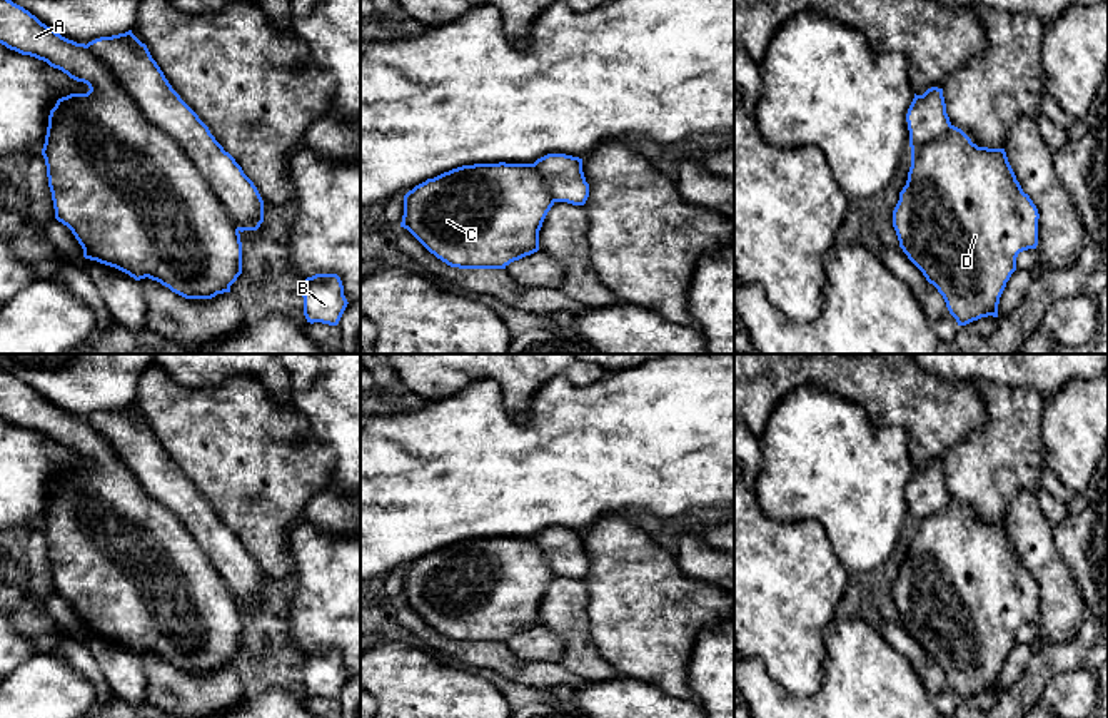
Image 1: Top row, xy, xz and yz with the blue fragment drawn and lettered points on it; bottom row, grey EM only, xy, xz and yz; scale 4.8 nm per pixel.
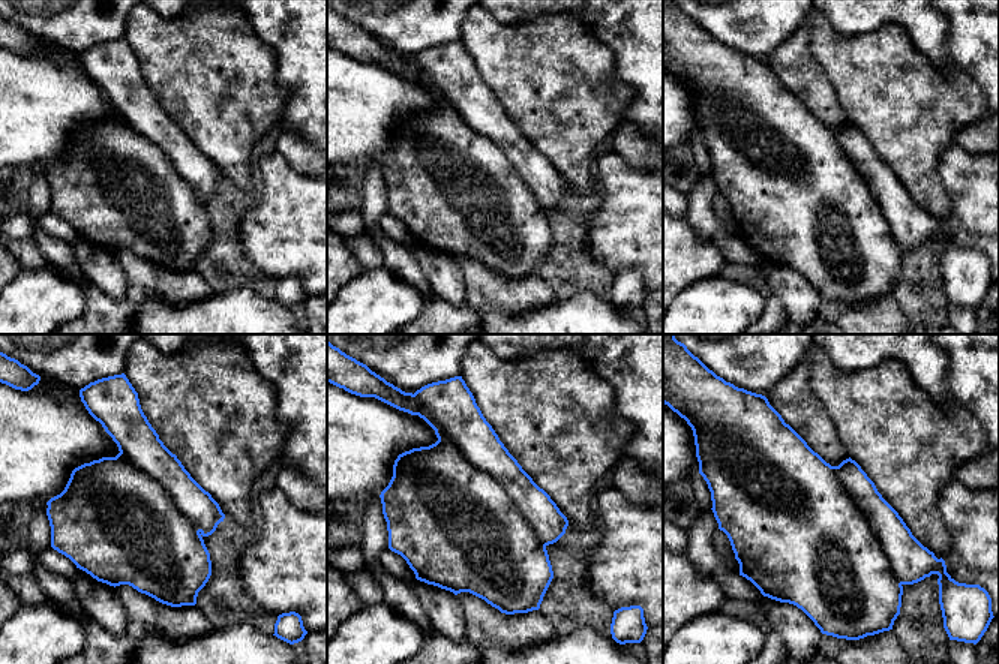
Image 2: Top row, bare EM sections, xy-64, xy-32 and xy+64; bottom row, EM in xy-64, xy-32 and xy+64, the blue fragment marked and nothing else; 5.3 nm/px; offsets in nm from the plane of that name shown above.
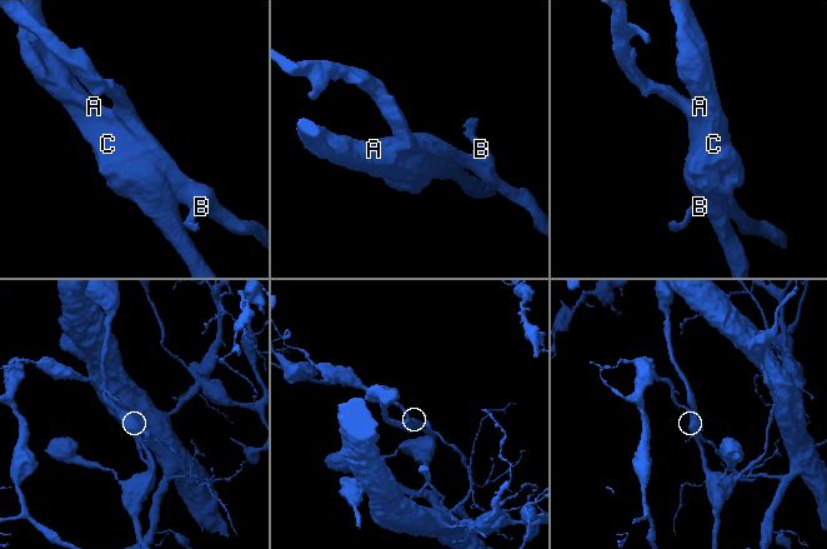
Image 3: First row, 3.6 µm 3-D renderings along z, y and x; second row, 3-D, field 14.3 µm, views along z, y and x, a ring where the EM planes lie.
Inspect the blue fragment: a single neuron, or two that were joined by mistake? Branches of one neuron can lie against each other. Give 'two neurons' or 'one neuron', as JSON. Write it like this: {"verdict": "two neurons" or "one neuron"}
{"verdict": "two neurons"}

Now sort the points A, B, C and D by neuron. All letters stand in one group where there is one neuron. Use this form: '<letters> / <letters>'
A C D / B

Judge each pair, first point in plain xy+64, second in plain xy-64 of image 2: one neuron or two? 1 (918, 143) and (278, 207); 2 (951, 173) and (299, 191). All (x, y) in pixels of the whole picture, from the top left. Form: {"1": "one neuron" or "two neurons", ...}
{"1": "two neurons", "2": "one neuron"}

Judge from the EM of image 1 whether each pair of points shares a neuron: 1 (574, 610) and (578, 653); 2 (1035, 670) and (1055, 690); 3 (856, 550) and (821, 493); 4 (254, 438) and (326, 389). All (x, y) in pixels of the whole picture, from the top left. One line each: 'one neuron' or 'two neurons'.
1: one neuron
2: two neurons
3: one neuron
4: two neurons

